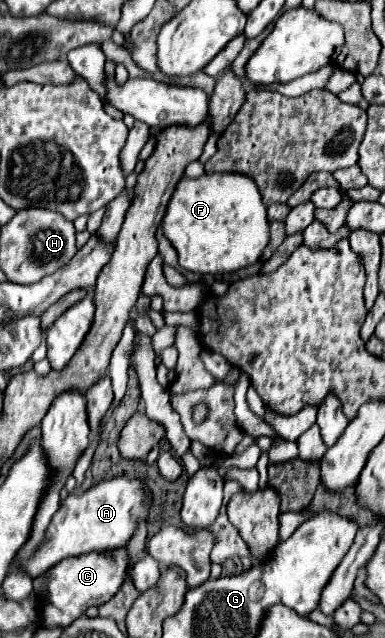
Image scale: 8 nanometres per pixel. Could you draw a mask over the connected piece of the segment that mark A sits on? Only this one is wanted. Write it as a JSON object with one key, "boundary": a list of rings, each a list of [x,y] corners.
{"boundary":[[[112,478],[92,486],[82,494],[70,494],[54,514],[54,520],[46,528],[44,540],[38,544],[34,554],[18,562],[20,570],[34,580],[68,556],[108,552],[124,546],[132,538],[138,518],[148,518],[150,514],[150,506],[144,502],[142,488],[144,484],[140,480]]]}

